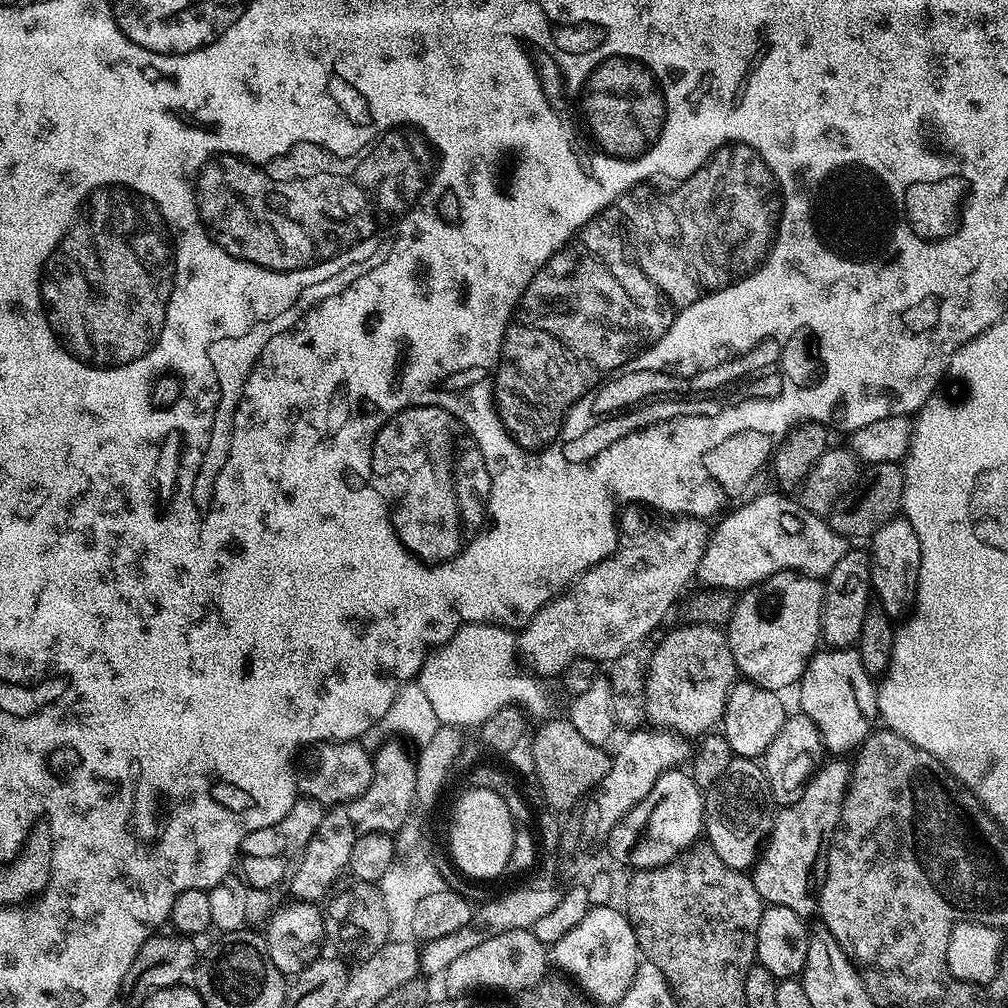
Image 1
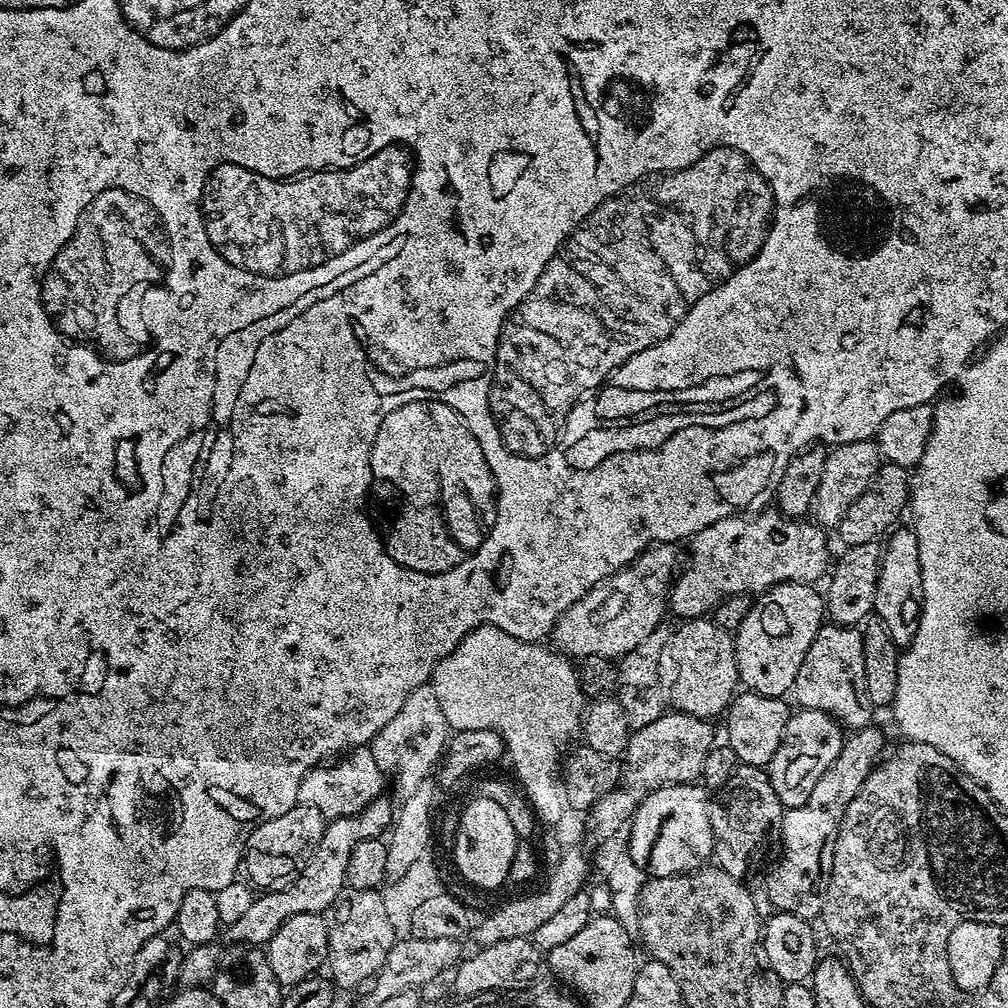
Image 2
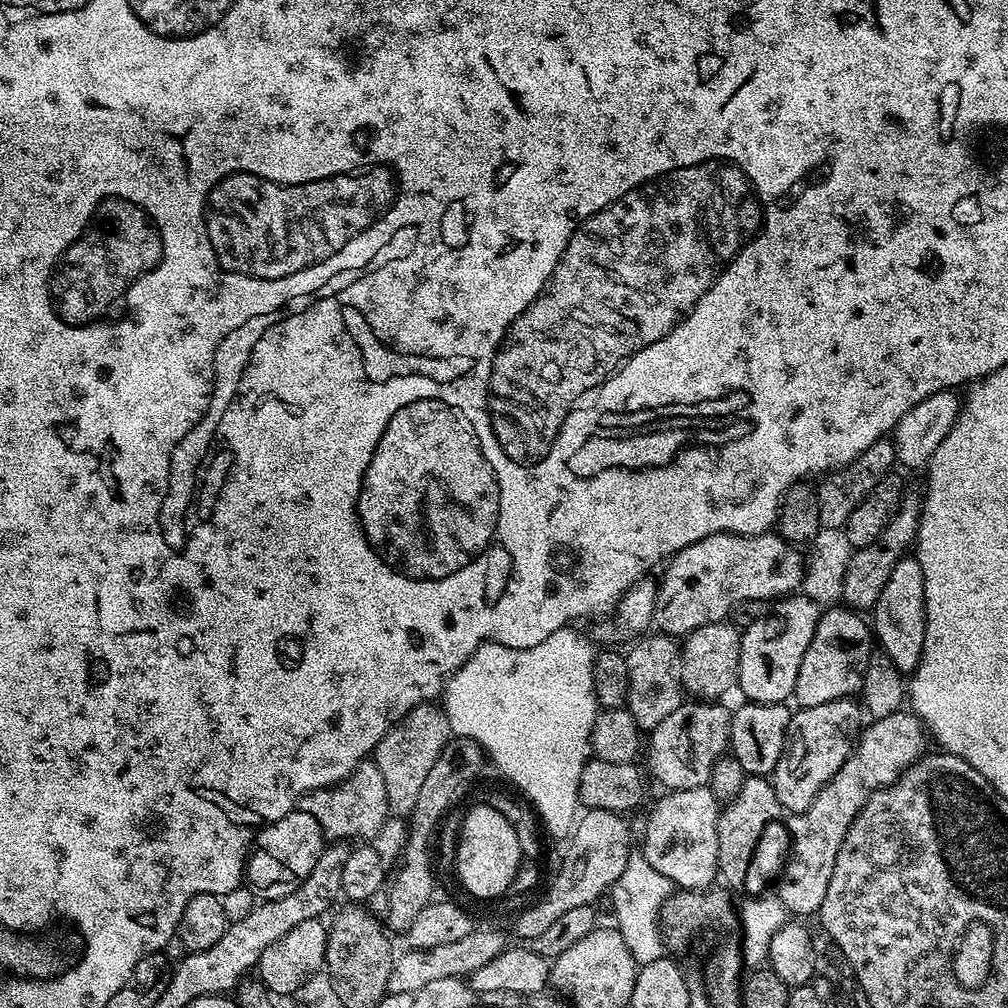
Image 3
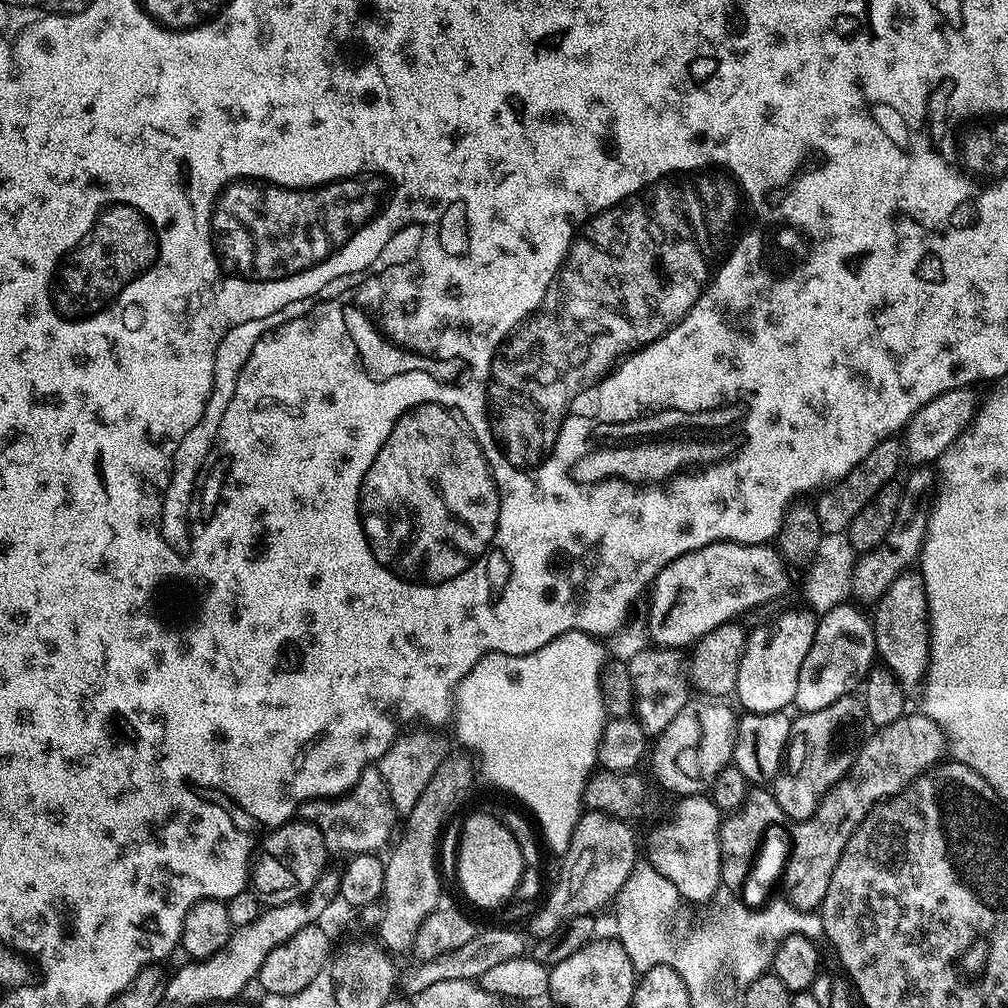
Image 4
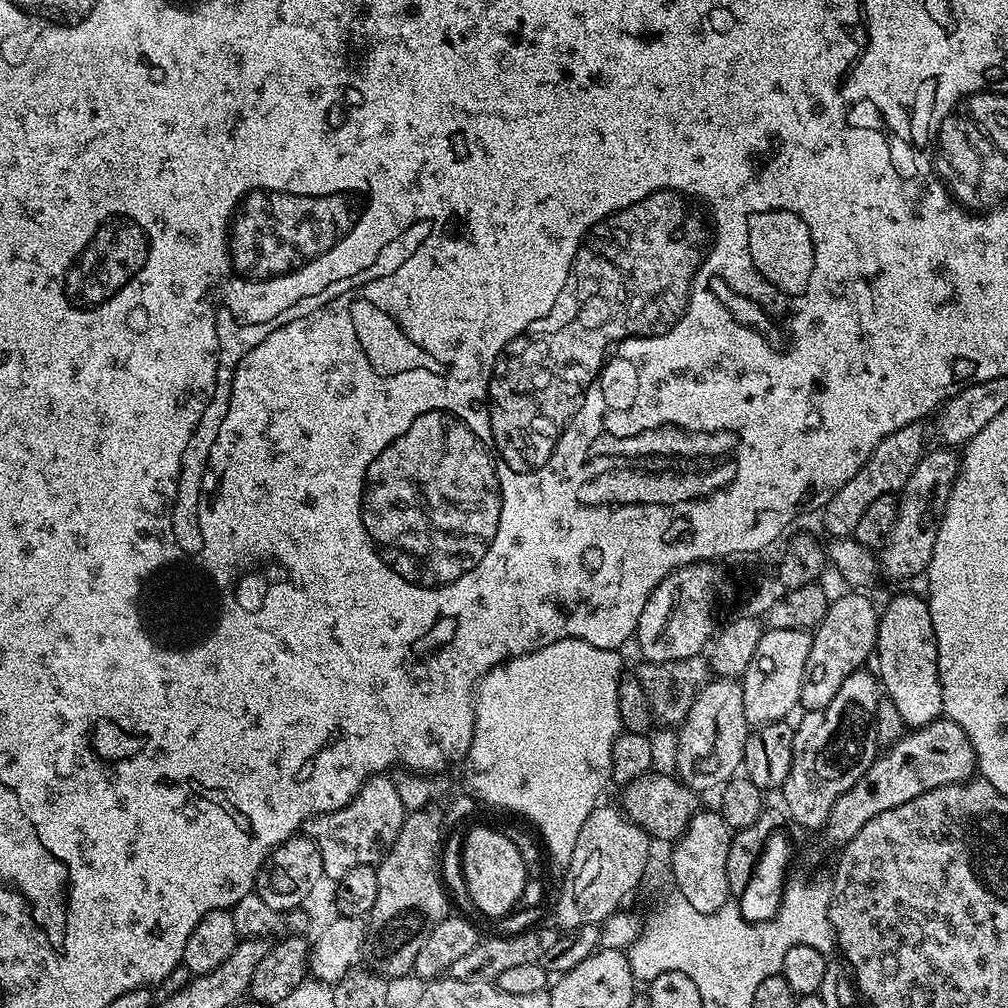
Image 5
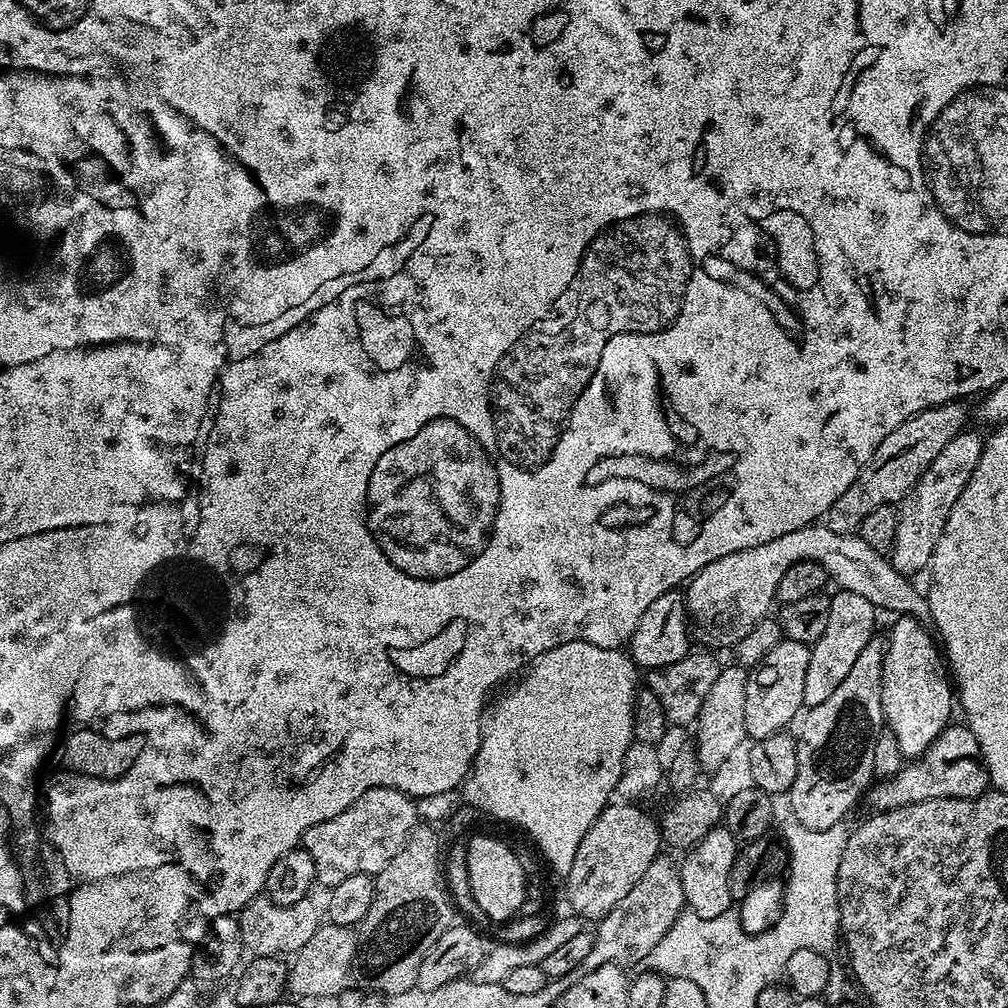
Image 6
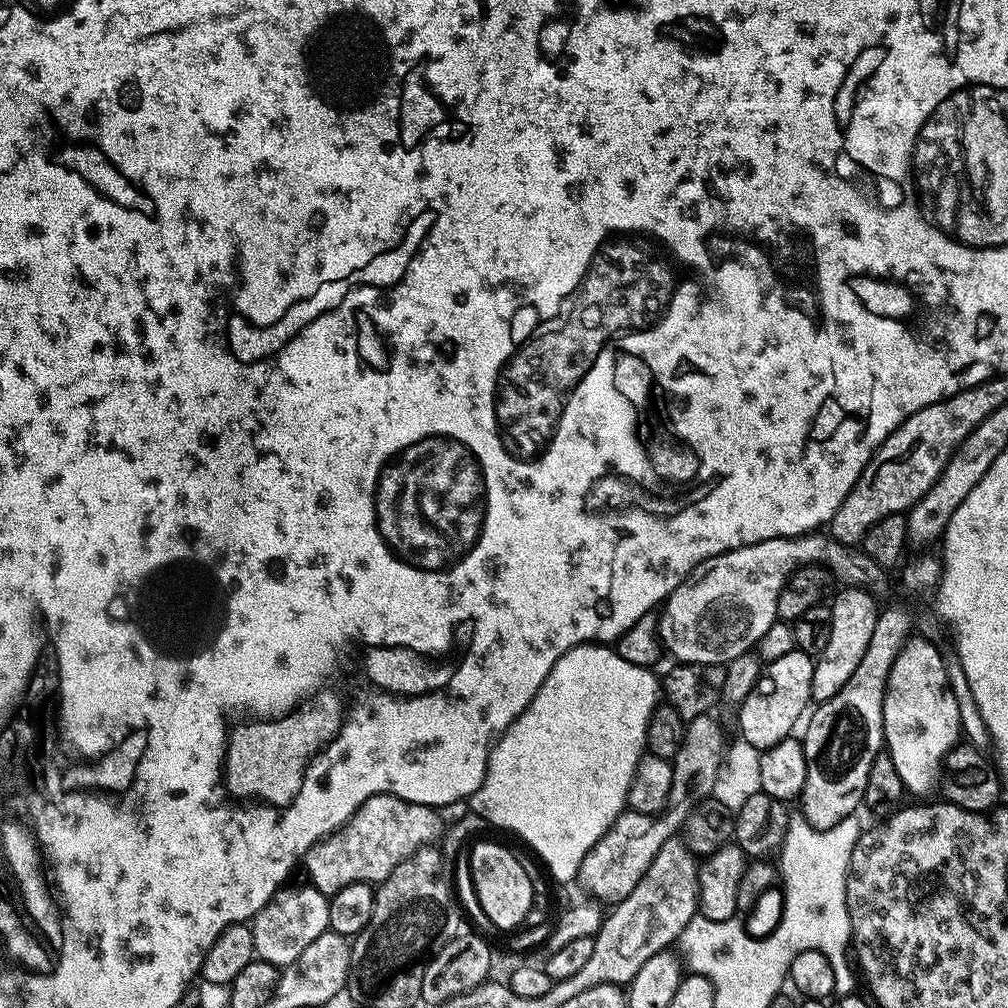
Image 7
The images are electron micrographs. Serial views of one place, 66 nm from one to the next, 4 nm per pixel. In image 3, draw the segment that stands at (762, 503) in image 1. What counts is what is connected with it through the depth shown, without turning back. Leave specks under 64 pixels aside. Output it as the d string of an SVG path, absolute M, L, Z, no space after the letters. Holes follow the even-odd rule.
M769 530L762 533L760 536L739 536L733 532L719 532L713 536L702 538L698 542L694 542L690 546L681 548L675 556L667 561L666 567L668 569L664 572L664 577L659 577L658 587L656 589L656 605L654 606L654 614L652 615L652 622L657 633L673 638L683 638L691 636L695 628L707 628L713 624L719 624L729 619L732 609L736 608L740 603L746 602L748 599L766 599L783 598L789 594L795 593L797 589L803 585L805 576L806 560L803 556L800 557L801 549L793 546L784 539L783 536L777 534L775 531Z

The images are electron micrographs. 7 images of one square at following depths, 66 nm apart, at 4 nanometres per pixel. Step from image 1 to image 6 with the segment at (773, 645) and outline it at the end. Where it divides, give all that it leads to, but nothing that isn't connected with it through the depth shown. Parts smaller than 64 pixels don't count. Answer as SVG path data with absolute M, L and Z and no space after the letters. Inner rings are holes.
M782 638L774 647L769 648L760 663L749 671L744 730L753 741L785 731L789 727L788 723L801 715L804 708L802 686L806 686L806 666L810 666L811 653L809 645Z

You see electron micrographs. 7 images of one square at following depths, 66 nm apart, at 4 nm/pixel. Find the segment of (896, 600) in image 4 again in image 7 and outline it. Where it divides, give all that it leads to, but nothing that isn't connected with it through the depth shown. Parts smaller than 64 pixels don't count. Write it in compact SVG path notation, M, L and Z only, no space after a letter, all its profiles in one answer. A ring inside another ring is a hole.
M917 634L909 635L900 648L898 658L894 658L894 666L890 666L890 678L884 691L884 743L892 755L894 770L898 770L898 778L902 778L909 793L931 790L936 775L939 772L941 775L947 752L956 746L961 736L958 705L948 689L941 655L930 641Z

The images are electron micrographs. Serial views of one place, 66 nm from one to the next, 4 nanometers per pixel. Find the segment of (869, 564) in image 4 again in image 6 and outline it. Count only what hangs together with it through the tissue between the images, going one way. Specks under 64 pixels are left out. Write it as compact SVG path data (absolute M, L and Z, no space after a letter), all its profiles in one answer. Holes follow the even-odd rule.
M971 430L959 432L954 438L950 438L950 442L946 442L946 446L938 454L938 458L934 458L934 462L930 462L930 466L926 466L926 470L918 478L916 485L900 501L896 513L898 530L894 534L894 546L890 553L890 561L894 570L900 571L906 577L916 578L923 568L925 571L931 565L932 555L938 546L938 538L942 538L942 534L946 530L950 510L954 510L954 502L958 502L958 498L962 498L962 490L966 490L966 486L978 466L978 458L982 458L984 441L983 435L979 436L978 433L971 432Z

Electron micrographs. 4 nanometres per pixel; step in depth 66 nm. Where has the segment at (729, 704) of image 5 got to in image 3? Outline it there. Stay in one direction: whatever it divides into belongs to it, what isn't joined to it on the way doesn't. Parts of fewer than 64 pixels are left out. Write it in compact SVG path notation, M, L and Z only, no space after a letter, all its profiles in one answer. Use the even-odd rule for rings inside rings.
M685 702L669 714L663 722L658 722L656 728L651 729L649 738L646 740L646 756L648 752L648 768L652 776L660 784L665 784L665 789L690 790L691 788L705 787L710 778L710 770L714 762L718 762L730 748L732 734L732 718L729 709L724 709L720 702Z

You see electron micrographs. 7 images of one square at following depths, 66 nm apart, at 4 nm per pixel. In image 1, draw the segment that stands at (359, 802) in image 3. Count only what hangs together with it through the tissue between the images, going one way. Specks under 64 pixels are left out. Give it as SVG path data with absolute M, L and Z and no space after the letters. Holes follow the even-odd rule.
M330 740L307 749L304 764L299 765L296 787L301 797L317 800L323 806L345 804L362 794L370 786L374 766L373 753L367 752L355 740Z

